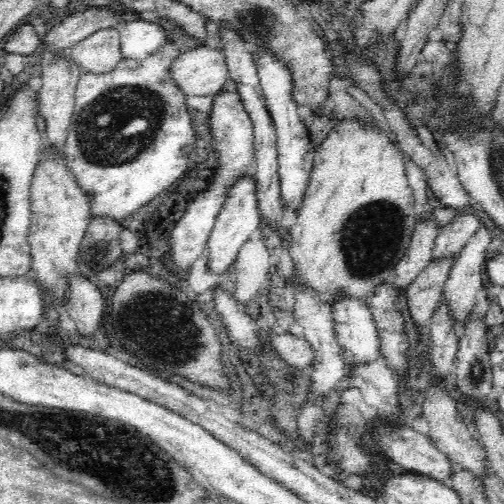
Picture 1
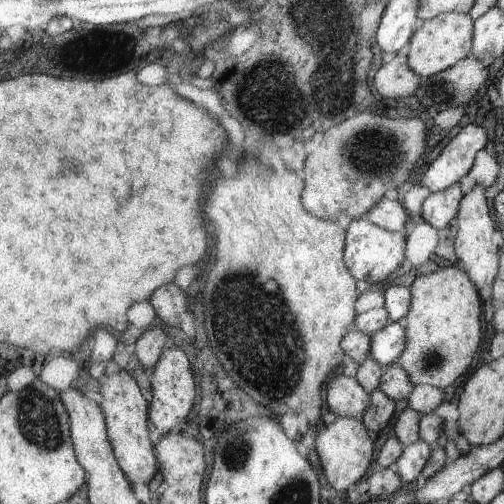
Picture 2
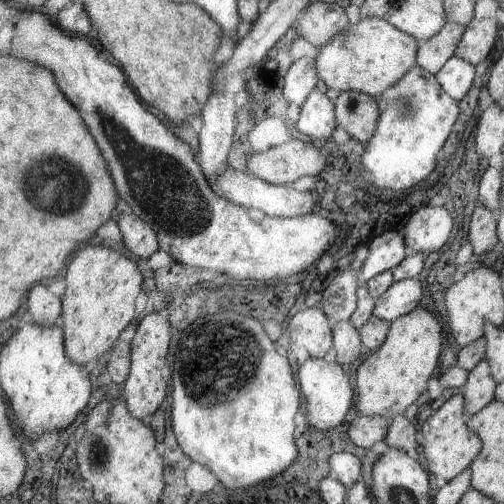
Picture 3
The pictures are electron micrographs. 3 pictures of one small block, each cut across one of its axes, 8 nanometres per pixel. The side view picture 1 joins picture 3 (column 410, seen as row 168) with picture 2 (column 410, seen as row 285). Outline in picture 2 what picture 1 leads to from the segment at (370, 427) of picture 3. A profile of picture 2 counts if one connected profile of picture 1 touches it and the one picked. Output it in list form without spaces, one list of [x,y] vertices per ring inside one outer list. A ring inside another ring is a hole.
[[[455,264],[417,278],[409,288],[413,290],[413,304],[411,312],[403,320],[409,342],[399,364],[409,374],[411,382],[415,382],[415,390],[407,396],[407,408],[417,410],[421,416],[429,416],[449,400],[449,392],[459,384],[459,378],[469,372],[481,348],[483,328],[479,320],[483,296],[463,266]]]

